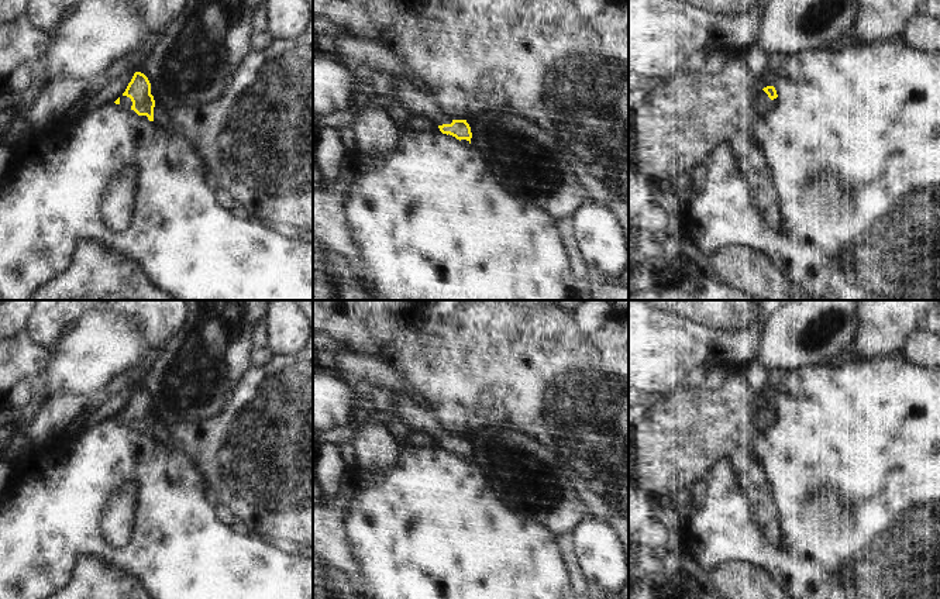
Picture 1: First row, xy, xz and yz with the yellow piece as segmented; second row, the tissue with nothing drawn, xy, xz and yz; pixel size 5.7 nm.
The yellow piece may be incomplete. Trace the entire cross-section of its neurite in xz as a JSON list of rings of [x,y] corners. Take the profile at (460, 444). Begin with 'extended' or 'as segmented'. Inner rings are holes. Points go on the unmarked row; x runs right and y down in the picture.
extended | [[[333,352],[338,365],[338,372],[352,382],[375,382],[388,386],[395,392],[395,403],[385,419],[399,420],[413,431],[421,431],[434,437],[443,450],[450,450],[457,455],[466,455],[471,459],[472,448],[466,436],[454,436],[445,431],[440,421],[433,417],[426,407],[419,406],[404,395],[395,371],[382,359],[364,354]]]

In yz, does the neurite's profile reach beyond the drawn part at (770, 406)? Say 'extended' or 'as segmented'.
extended

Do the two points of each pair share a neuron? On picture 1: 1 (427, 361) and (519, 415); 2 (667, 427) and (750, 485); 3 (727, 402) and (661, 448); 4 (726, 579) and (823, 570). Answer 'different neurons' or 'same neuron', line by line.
1: same neuron
2: same neuron
3: same neuron
4: different neurons

